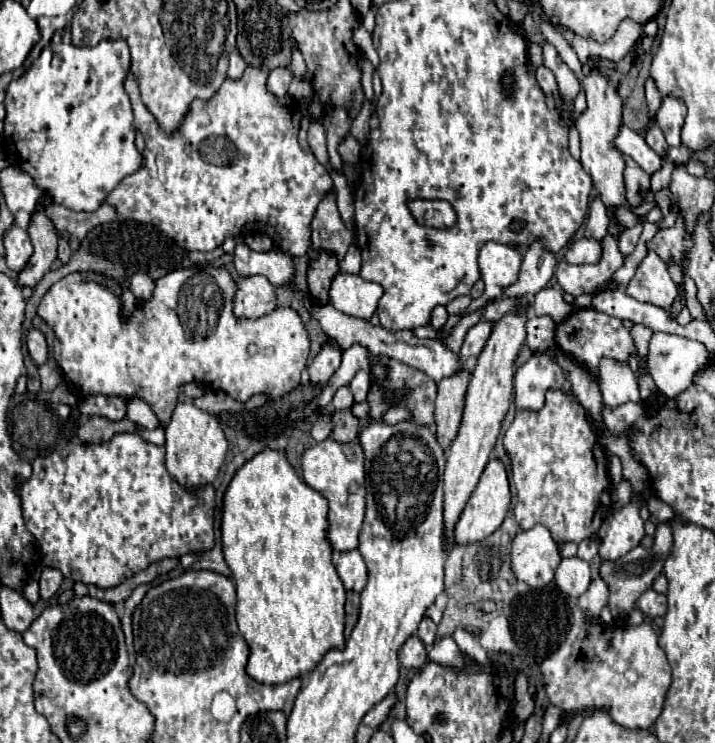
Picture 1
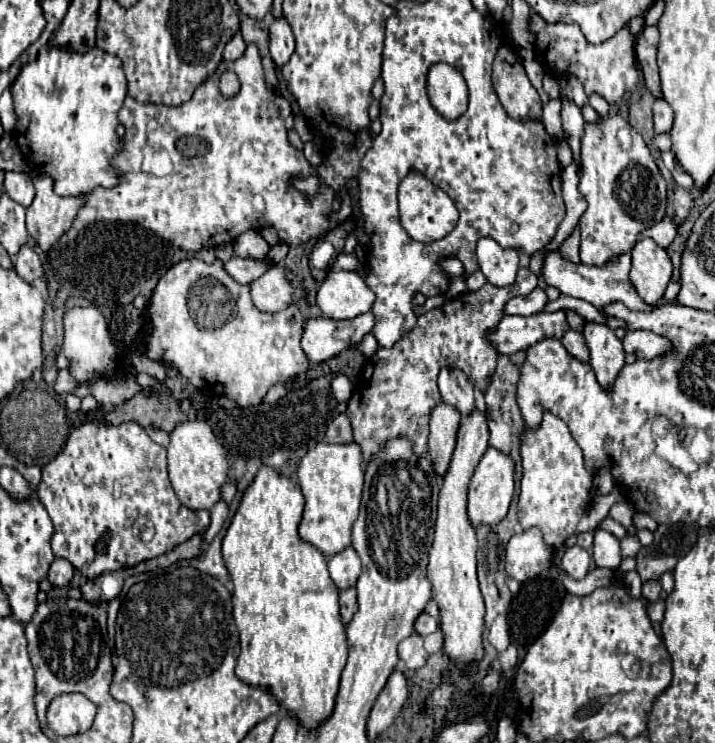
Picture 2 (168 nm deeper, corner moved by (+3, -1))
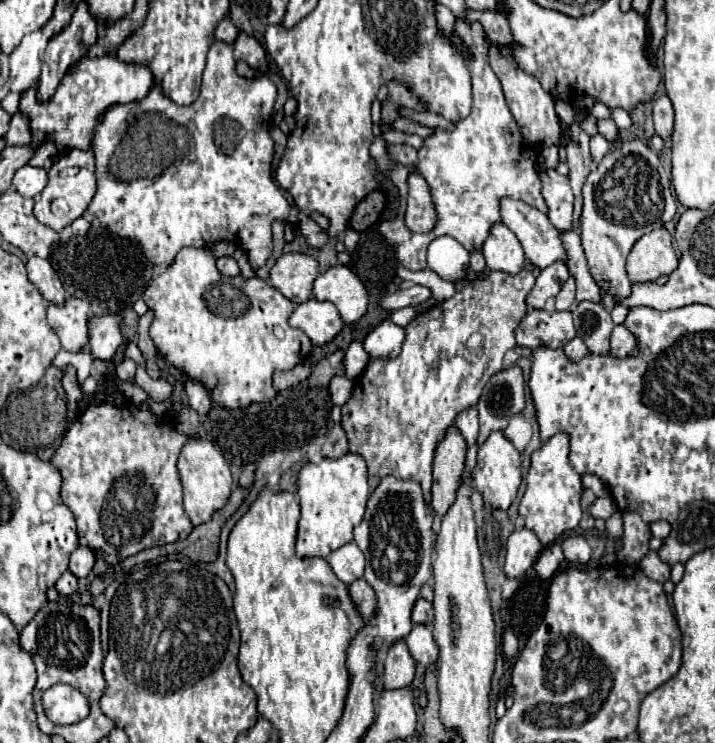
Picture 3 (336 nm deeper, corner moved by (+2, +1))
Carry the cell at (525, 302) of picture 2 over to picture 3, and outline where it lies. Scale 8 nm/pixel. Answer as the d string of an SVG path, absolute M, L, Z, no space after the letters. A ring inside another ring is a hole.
M551 264L549 268L541 270L533 290L527 296L527 306L531 308L543 308L545 302L549 298L555 298L557 292L561 290L561 286L565 284L565 280L569 278L569 270L565 268L565 264Z

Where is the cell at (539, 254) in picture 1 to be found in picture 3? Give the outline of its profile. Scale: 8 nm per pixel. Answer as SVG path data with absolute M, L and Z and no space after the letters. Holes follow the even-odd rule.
M521 270L517 276L487 272L457 290L453 298L417 314L405 326L405 342L397 358L377 358L367 364L359 378L359 398L347 400L341 406L341 424L349 438L349 452L363 456L367 462L371 488L375 488L377 480L387 474L397 478L413 478L425 488L425 502L431 502L433 448L437 446L437 440L441 440L445 428L453 424L457 412L477 404L489 378L503 368L505 352L517 346L513 328L529 310L525 296L533 284L535 276L529 270Z

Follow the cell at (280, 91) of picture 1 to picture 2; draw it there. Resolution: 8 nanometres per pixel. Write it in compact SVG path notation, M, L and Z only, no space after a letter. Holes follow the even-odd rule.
M280 16L272 18L268 30L270 30L270 56L276 62L276 66L284 66L294 52L292 28L288 26L288 20Z

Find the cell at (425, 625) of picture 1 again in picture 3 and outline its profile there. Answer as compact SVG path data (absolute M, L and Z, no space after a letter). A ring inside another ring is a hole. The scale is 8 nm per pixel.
M419 598L415 608L413 608L413 622L415 624L425 624L425 626L431 626L433 624L433 604Z

